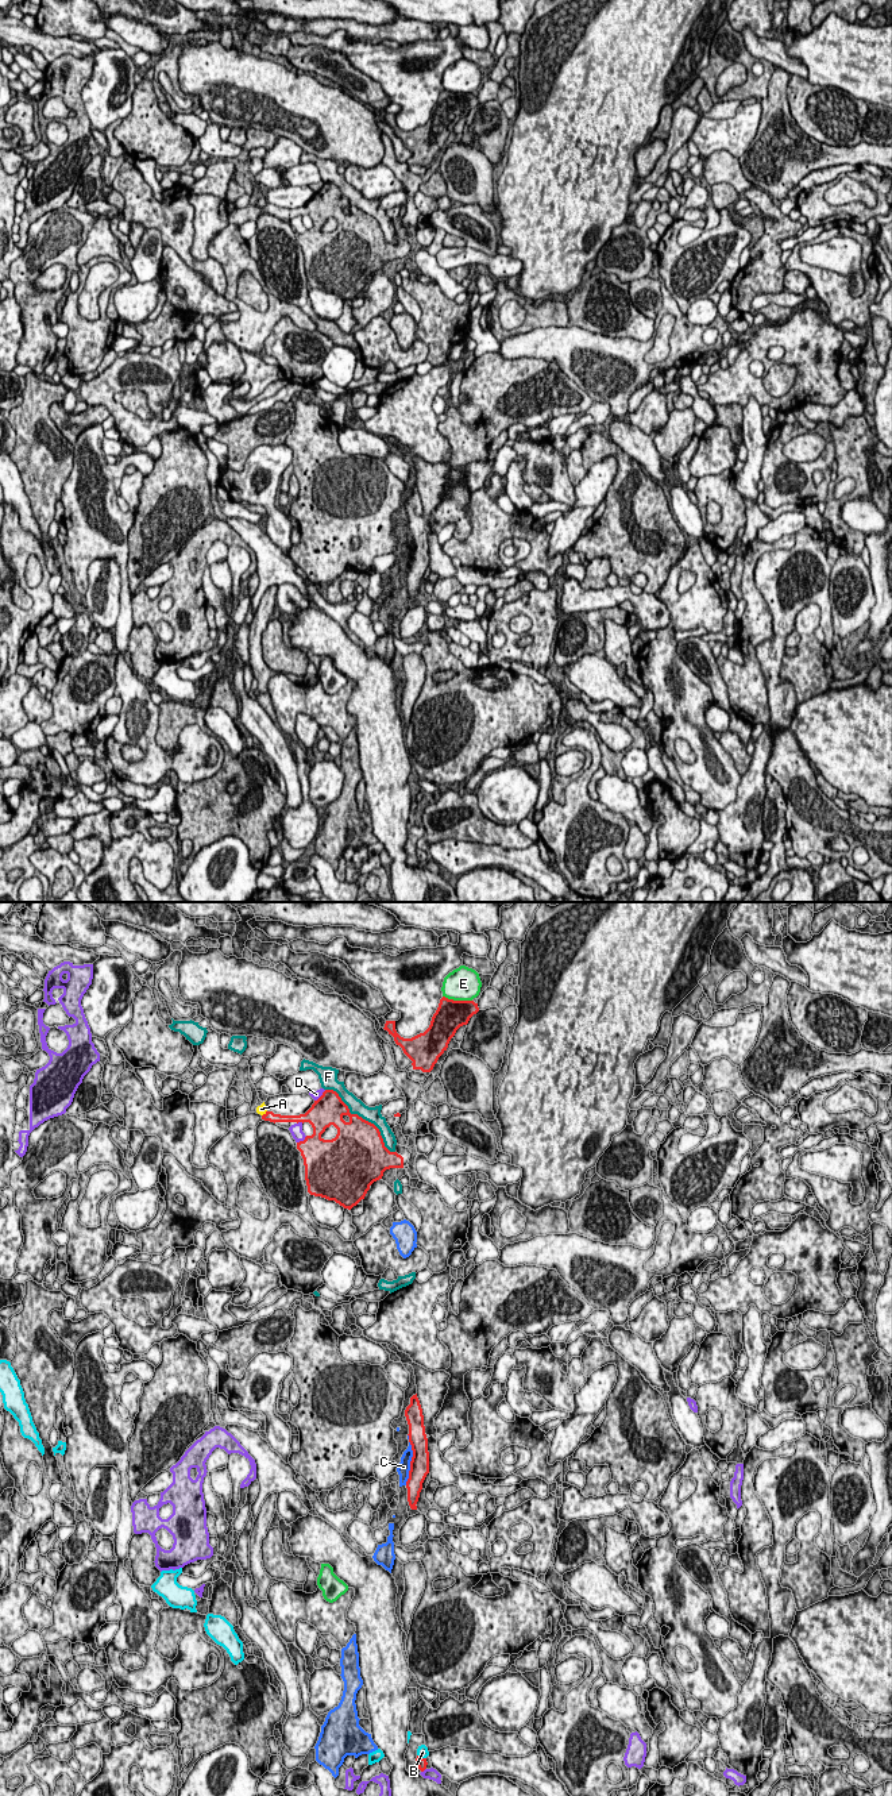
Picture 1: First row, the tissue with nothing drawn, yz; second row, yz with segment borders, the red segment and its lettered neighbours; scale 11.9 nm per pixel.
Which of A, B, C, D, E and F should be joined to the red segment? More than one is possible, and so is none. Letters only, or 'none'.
none

